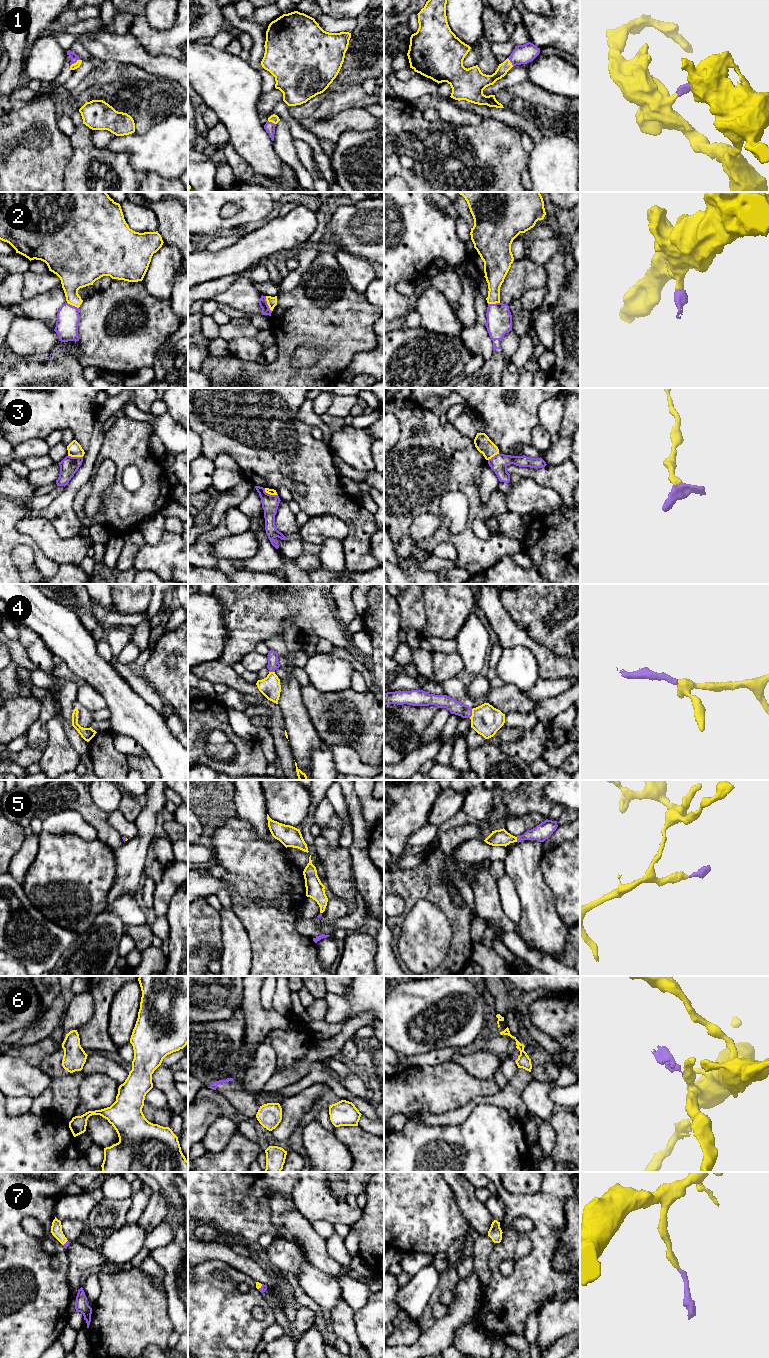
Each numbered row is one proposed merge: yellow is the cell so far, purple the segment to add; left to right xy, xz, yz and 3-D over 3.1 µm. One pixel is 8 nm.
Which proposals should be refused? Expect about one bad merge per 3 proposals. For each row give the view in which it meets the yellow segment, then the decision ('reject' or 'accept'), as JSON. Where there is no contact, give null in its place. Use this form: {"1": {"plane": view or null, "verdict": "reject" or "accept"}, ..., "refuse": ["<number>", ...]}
{"1": {"plane": "xy", "verdict": "accept"}, "2": {"plane": "xz", "verdict": "reject"}, "3": {"plane": "xz", "verdict": "reject"}, "4": {"plane": "yz", "verdict": "accept"}, "5": {"plane": "yz", "verdict": "accept"}, "6": {"plane": "yz", "verdict": "reject"}, "7": {"plane": "xz", "verdict": "accept"}, "refuse": ["2", "3", "6"]}

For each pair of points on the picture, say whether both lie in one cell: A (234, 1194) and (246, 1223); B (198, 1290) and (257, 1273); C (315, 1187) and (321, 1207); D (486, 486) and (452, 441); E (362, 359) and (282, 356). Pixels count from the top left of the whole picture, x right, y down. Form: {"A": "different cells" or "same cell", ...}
{"A": "same cell", "B": "different cells", "C": "same cell", "D": "different cells", "E": "different cells"}

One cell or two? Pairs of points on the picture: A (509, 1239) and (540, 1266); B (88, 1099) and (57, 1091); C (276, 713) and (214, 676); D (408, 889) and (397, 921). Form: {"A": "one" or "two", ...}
{"A": "one", "B": "two", "C": "one", "D": "one"}

